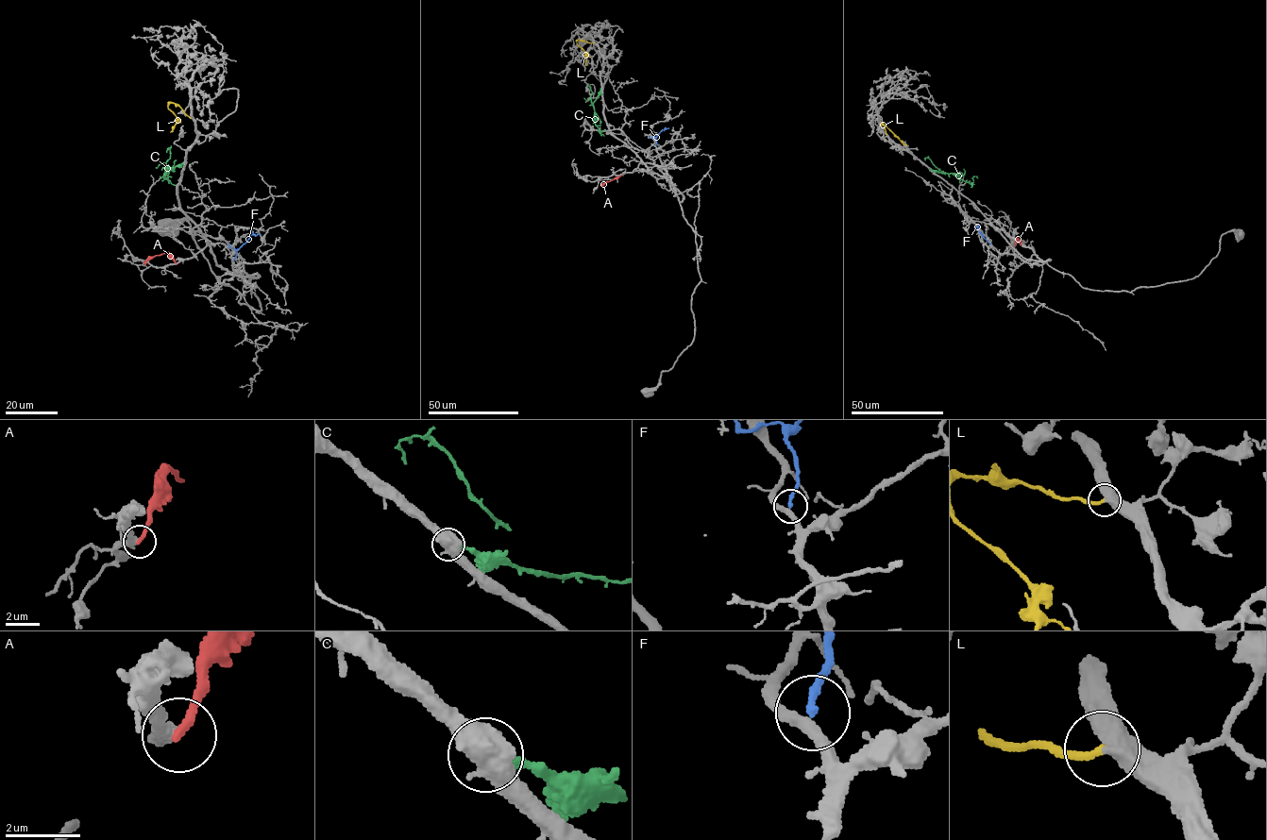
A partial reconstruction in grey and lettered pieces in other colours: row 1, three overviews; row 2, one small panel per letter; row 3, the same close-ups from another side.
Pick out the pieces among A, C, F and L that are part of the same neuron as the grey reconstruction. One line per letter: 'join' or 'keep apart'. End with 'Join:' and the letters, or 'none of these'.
A: keep apart
C: keep apart
F: keep apart
L: join
Join: L

